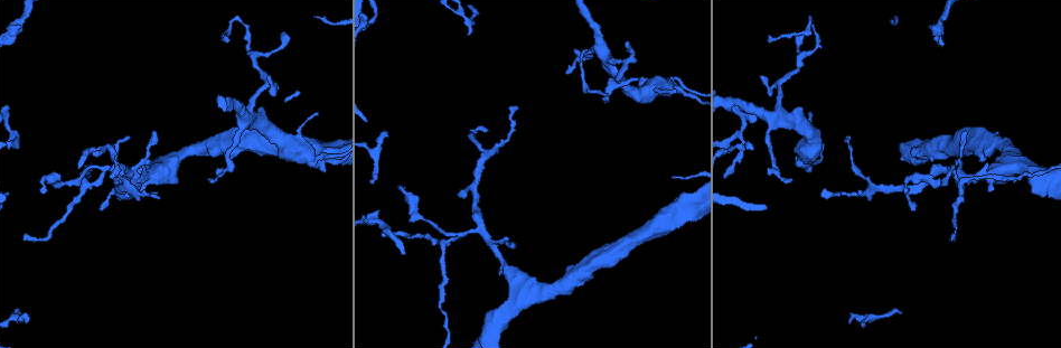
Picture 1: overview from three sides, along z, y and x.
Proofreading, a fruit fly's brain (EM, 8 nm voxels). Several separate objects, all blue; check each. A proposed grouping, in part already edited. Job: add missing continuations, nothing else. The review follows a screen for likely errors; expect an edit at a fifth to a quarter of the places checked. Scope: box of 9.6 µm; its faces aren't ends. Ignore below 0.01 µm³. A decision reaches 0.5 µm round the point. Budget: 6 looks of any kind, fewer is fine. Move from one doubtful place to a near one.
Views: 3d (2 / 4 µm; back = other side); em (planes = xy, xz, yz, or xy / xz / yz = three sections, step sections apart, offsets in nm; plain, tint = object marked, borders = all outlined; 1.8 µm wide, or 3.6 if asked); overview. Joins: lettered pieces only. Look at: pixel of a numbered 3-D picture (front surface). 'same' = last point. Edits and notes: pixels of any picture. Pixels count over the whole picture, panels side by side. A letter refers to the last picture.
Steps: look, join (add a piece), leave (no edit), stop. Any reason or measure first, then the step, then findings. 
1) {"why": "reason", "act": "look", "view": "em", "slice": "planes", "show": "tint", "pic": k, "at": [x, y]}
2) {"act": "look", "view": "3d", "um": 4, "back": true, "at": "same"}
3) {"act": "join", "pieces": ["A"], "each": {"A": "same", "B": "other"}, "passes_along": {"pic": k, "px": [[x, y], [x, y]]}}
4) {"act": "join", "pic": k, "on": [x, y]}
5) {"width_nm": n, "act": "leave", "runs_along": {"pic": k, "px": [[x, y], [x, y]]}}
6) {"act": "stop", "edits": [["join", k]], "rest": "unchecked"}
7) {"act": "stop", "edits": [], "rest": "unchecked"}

{"act": "look", "view": "em", "slice": "xz", "step": 4, "show": "tint", "pic": 1, "at": [142, 189]}

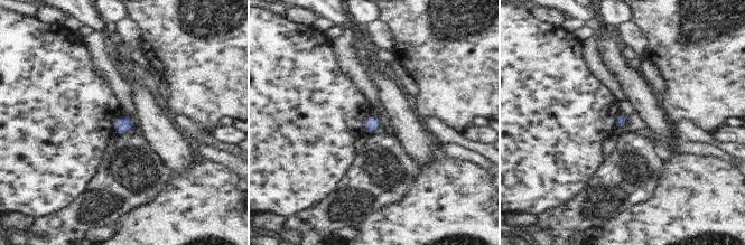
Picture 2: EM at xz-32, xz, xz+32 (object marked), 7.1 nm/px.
{"act": "look", "view": "em", "slice": "xz", "step": 4, "show": "borders", "at": "same"}

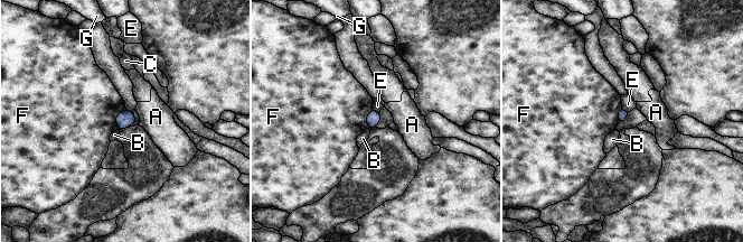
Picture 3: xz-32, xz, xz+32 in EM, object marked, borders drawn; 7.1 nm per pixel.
{"longest_contact_nm": ["F", 170], "act": "leave", "each": {"A": "other", "B": "other", "C": "other", "E": "other", "F": "other", "G": "other"}, "border": {"pic": 3, "px": [[373, 108], [379, 111]]}, "found": "none of them fits"}

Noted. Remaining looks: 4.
{"why": "an open end", "act": "look", "view": "3d", "um": 4, "pic": 1, "at": [45, 193]}

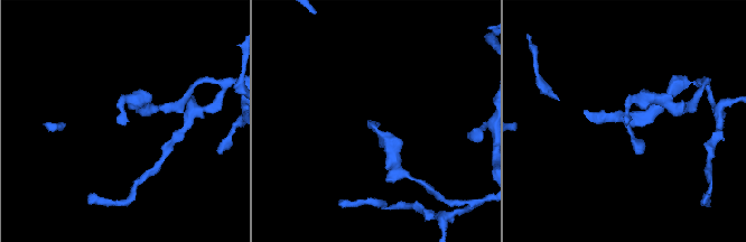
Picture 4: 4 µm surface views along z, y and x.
{"act": "look", "view": "em", "slice": "planes", "show": "borders", "pic": 4, "at": [625, 122]}

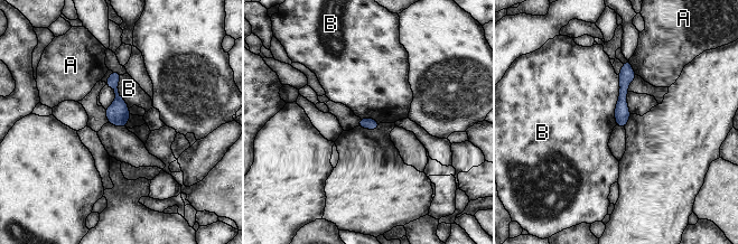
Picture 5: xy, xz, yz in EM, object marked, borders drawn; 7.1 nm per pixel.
{"act": "leave", "each": {"A": "other", "B": "other"}, "runs_along": {"pic": 5, "px": [[628, 63], [624, 81], [620, 124]]}, "found": "no lettered piece goes on from it"}

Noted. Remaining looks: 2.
{"why": "sharp bend", "act": "look", "view": "3d", "um": 4, "back": true, "pic": 1, "at": [740, 154]}

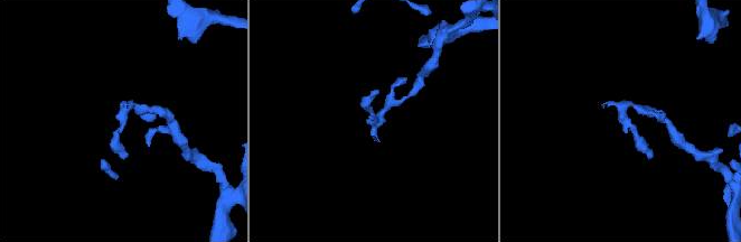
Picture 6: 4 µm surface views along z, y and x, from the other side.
{"why": "now the EM", "act": "look", "view": "em", "slice": "planes", "show": "borders", "pic": 6, "at": [372, 119]}

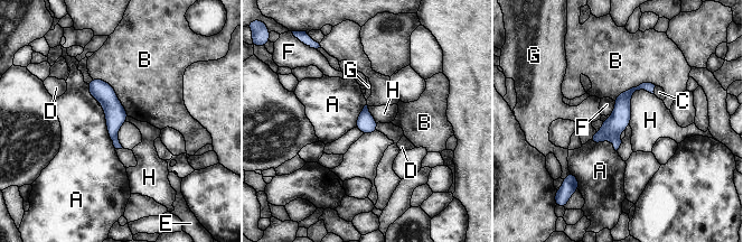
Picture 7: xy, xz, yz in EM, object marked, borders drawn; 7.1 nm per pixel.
{"act": "join", "pieces": ["C"], "each": {"A": "other", "B": "other", "C": "same", "D": "other", "E": "other", "F": "other", "G": "other", "H": "other"}, "found": "it goes on there"}

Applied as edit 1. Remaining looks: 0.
{"act": "stop", "edits": [["join", 7]], "rest": "unchecked"}

